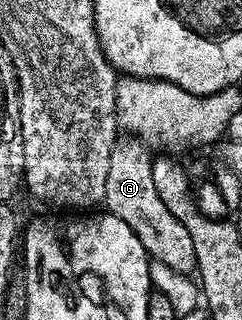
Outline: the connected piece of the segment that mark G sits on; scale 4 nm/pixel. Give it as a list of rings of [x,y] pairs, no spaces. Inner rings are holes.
[[[124,135],[117,140],[110,155],[110,172],[106,175],[106,195],[103,204],[107,212],[118,215],[134,235],[138,235],[138,243],[148,252],[151,260],[166,263],[166,267],[174,267],[174,271],[191,274],[196,267],[194,255],[194,239],[186,232],[186,226],[179,218],[170,215],[166,203],[158,199],[158,190],[154,187],[152,174],[153,154],[149,146],[139,137]]]

